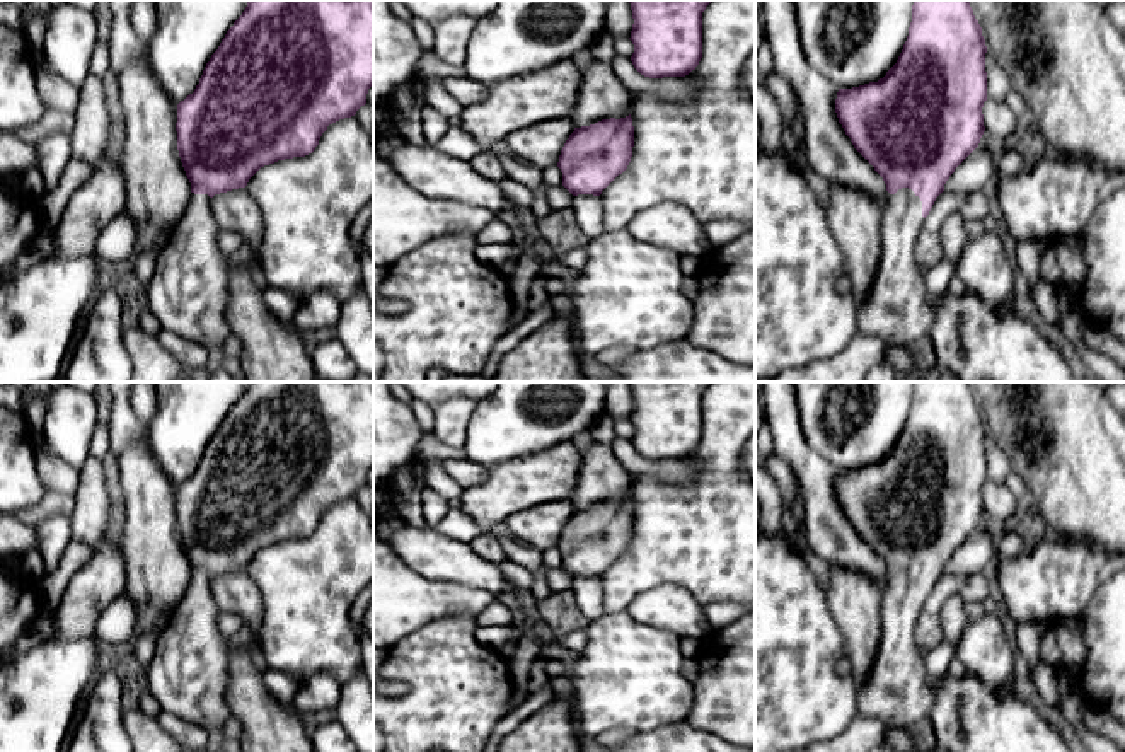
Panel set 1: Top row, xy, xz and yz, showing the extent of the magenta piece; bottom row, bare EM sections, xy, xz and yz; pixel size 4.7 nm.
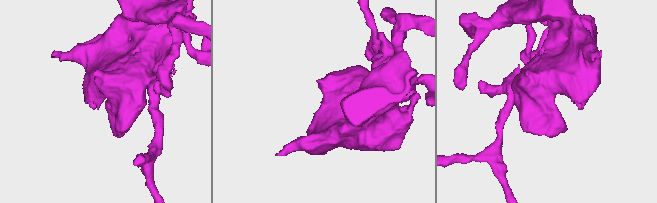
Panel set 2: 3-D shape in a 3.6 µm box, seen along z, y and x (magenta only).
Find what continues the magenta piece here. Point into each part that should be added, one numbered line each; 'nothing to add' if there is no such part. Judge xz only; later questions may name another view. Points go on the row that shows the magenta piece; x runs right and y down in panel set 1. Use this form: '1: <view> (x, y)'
nothing to add

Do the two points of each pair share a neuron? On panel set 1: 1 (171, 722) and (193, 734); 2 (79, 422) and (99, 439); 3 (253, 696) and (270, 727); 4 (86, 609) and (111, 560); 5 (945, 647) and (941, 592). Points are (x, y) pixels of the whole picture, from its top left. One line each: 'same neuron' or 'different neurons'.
1: same neuron
2: different neurons
3: same neuron
4: same neuron
5: different neurons

